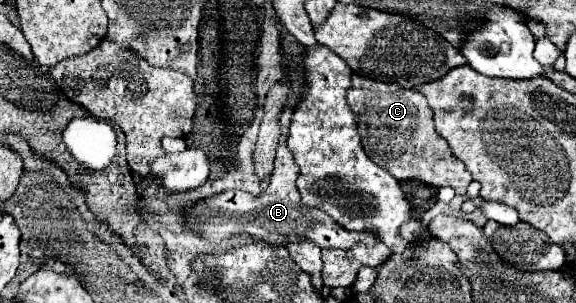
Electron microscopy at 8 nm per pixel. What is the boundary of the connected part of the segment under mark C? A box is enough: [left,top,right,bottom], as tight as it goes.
[347,74,473,196]

